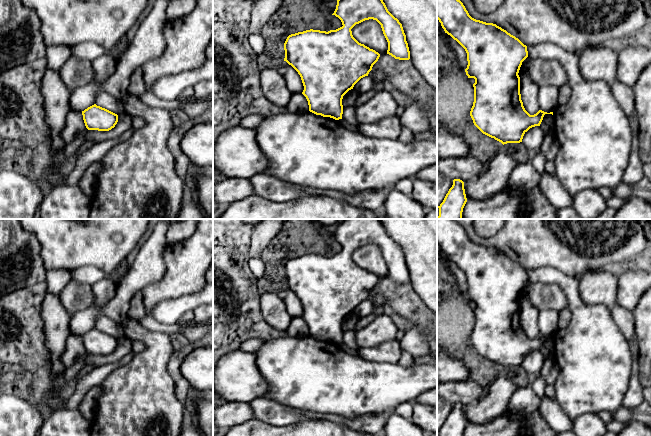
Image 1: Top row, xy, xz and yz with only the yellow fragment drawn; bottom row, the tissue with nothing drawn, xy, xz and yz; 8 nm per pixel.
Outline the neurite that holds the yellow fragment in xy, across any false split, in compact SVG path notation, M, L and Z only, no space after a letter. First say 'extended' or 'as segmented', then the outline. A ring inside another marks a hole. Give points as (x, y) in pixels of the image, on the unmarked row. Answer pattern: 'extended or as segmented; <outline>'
as segmented; M96 328L82 335L83 344L88 354L109 355L118 346L118 339Z

